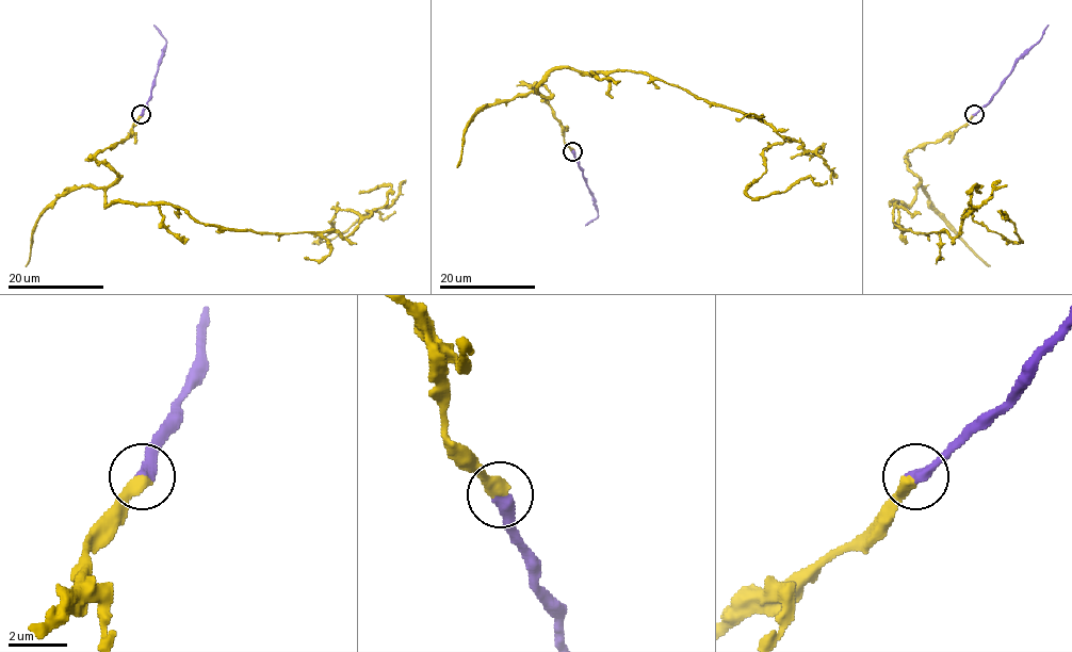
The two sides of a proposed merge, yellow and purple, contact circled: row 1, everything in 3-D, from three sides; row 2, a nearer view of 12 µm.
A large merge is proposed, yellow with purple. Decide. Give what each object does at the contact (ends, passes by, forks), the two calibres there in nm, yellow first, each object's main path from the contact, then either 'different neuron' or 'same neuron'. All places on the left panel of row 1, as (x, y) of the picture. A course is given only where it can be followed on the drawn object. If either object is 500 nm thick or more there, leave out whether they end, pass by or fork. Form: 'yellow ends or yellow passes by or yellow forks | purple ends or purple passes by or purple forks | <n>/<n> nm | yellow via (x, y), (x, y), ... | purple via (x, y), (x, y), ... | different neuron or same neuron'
yellow ends | purple ends | 460/420 nm | yellow via (142, 114), (96, 157), (118, 177), (108, 205), (342, 237), (360, 217), (336, 213), (321, 242), (395, 210) | purple via (142, 114), (165, 45), (153, 25) | same neuron

